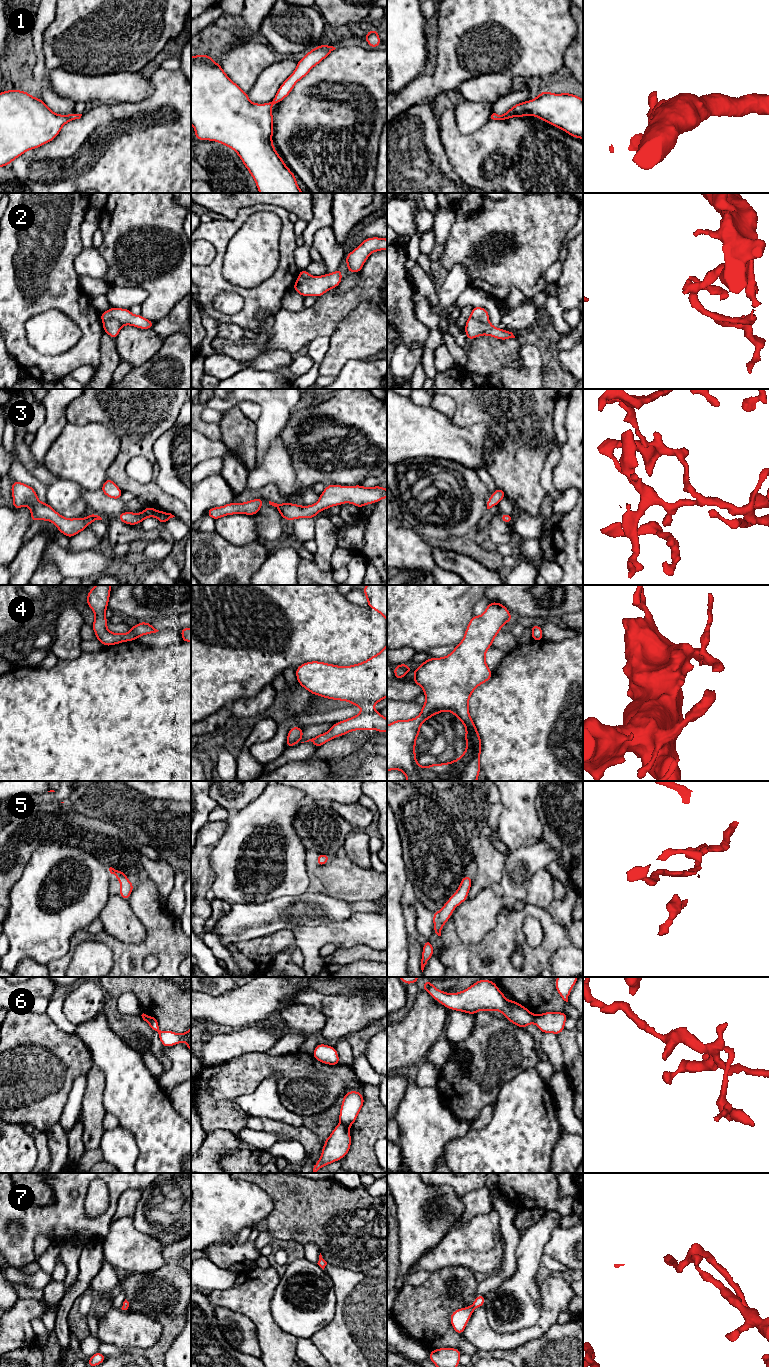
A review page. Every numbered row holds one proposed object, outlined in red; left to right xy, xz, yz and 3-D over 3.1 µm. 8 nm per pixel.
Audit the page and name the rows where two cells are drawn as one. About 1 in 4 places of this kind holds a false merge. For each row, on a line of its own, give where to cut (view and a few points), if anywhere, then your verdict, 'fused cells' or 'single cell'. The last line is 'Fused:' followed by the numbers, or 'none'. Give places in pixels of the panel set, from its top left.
1: no cut; single cell
2: cut in xy along (103, 320), (117, 319), (122, 324); fused cells
3: no cut; single cell
4: no cut; single cell
5: no cut; single cell
6: cut in xz along (341, 1122), (348, 1127); fused cells
7: no cut; single cell
Fused: 2, 6

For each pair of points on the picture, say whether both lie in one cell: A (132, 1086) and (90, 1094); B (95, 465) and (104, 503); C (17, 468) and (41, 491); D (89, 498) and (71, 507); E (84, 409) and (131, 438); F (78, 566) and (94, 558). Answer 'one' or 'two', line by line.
A: two
B: two
C: one
D: two
E: one
F: one

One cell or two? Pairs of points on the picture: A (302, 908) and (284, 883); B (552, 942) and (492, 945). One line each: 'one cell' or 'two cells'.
A: two cells
B: one cell

